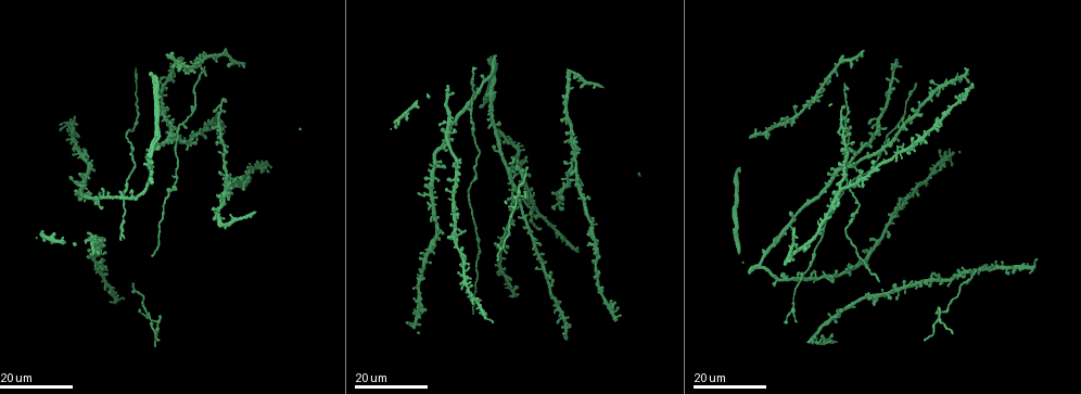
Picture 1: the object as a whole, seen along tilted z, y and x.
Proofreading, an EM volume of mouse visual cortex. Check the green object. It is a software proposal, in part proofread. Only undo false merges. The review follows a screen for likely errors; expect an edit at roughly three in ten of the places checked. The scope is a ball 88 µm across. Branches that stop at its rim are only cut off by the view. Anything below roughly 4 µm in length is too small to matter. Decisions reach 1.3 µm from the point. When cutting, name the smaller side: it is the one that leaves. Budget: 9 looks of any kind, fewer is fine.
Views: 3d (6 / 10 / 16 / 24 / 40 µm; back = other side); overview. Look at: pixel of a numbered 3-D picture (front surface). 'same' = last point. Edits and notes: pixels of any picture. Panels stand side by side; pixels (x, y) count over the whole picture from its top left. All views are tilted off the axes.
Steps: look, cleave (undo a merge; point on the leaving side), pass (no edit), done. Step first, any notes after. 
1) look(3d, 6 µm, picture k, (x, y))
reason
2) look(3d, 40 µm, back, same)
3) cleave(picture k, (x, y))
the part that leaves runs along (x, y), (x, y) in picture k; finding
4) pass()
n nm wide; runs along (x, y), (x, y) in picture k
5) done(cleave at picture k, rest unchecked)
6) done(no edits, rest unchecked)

look(3d, 24 µm, picture 1, (464, 273))
arms part here

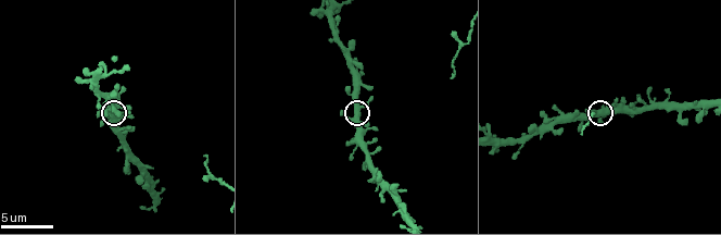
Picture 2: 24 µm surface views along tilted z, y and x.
look(3d, 10 µm, picture 2, (359, 110))
zoom in

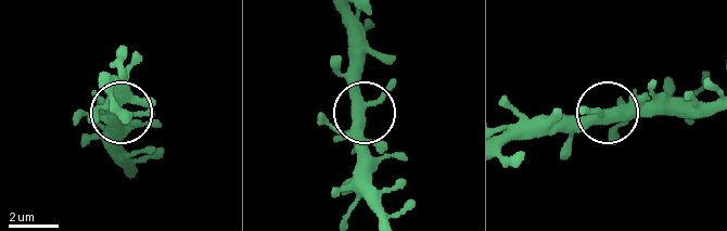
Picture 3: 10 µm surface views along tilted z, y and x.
pass()
370 nm wide; one neuron here

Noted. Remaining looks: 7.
look(3d, 6 µm, picture 2, (457, 49))
three-way junction

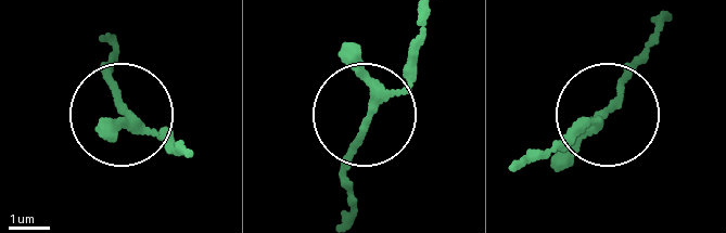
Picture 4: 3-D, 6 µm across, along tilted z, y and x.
look(3d, 6 µm, back, picture 4, (608, 107))

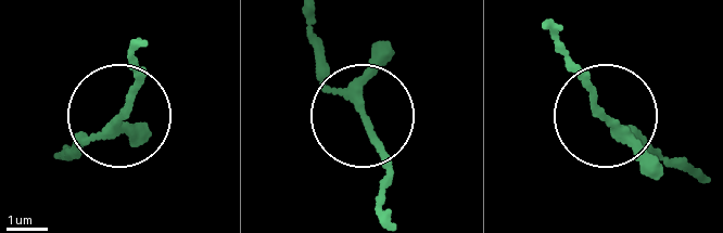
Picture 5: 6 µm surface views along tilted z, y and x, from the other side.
pass()
140 nm wide; one neuron here

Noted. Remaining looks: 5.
look(3d, 24 µm, picture 1, (804, 273))
two arms in line, one across

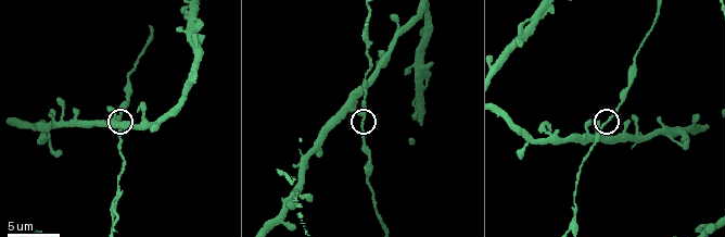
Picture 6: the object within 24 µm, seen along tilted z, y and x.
look(3d, 6 µm, picture 6, (605, 126))

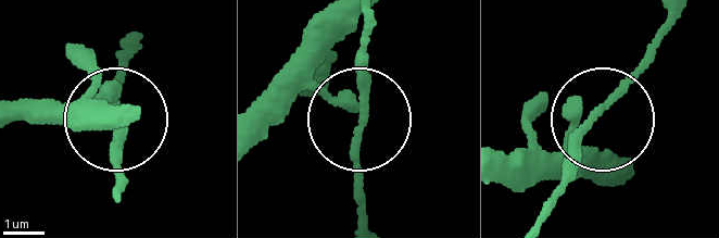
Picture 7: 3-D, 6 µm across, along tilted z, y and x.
pass()
3 arms; continuous, no second neuron

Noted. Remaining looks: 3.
look(3d, 16 µm, picture 6, (574, 210))
thick turns thin

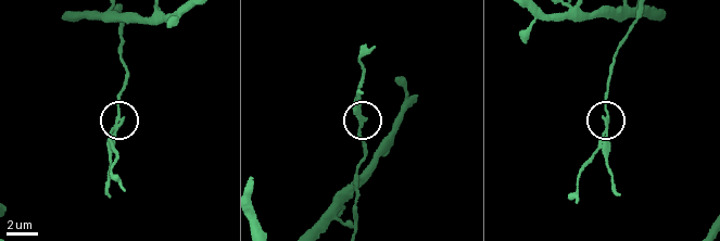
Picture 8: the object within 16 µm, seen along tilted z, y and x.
look(3d, 6 µm, picture 8, (607, 120))

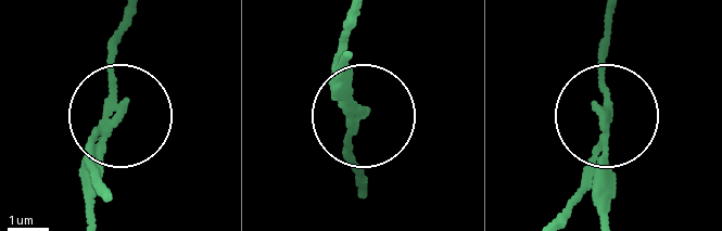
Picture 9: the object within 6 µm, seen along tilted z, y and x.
cleave(picture 9, (88, 195))
the part that leaves runs along (102, 143), (92, 212) in picture 9; two neurons meet here

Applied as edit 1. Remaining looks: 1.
done(cleave at picture 9, rest unchecked)

